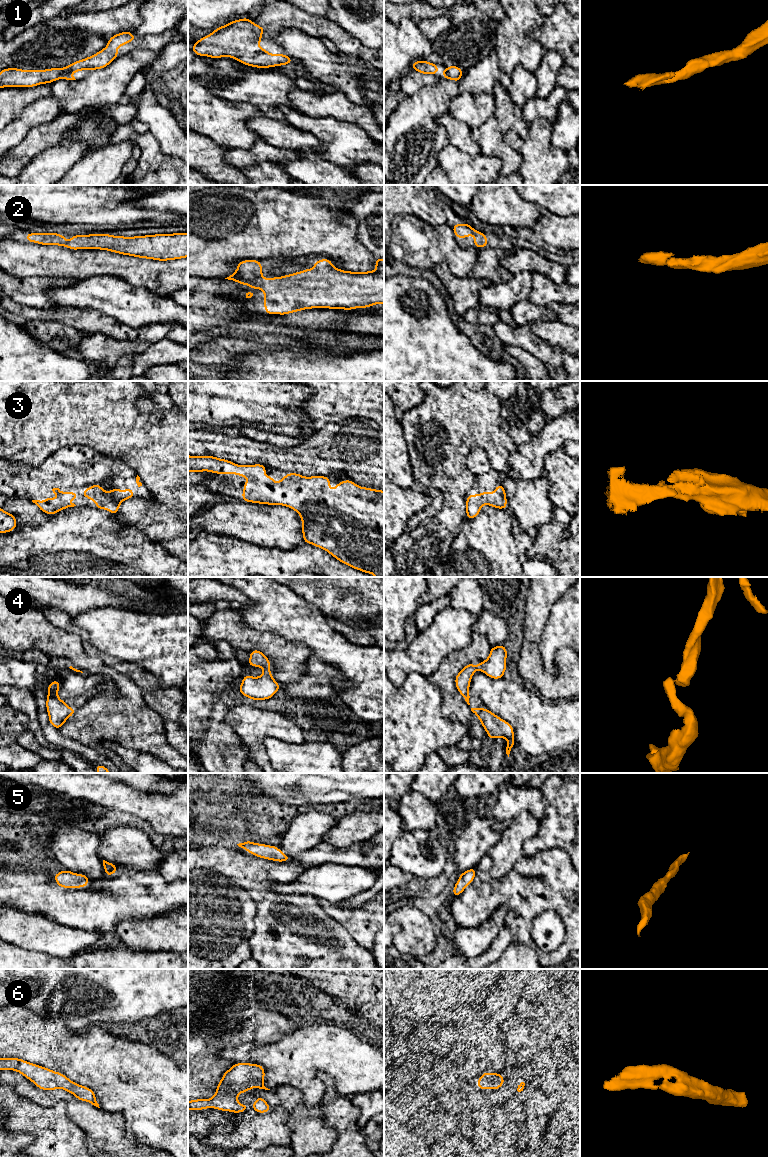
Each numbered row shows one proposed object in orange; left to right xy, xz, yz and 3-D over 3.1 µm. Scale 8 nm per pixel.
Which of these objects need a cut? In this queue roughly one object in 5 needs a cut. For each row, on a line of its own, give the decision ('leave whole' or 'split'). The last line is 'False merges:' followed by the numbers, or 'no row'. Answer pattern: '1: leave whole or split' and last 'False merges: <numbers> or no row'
1: leave whole
2: leave whole
3: leave whole
4: leave whole
5: leave whole
6: leave whole
False merges: no row

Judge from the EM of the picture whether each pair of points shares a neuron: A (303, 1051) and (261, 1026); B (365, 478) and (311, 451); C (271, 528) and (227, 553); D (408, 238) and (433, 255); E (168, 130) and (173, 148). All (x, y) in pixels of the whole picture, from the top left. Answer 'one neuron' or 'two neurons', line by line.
A: two neurons
B: one neuron
C: two neurons
D: one neuron
E: one neuron

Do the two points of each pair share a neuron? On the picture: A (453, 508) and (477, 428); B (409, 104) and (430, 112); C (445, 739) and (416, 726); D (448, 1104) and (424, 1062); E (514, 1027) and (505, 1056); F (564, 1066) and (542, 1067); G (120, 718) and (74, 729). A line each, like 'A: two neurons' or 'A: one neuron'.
A: one neuron
B: one neuron
C: one neuron
D: one neuron
E: two neurons
F: two neurons
G: one neuron

